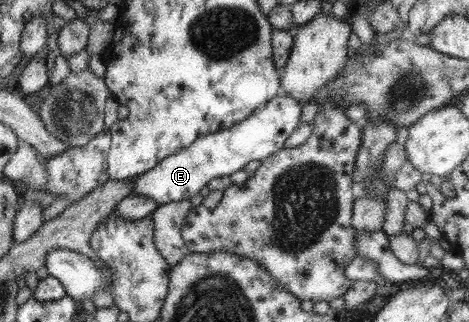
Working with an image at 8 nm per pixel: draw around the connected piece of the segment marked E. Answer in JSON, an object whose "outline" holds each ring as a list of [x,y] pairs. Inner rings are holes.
{"outline":[[[290,96],[273,97],[241,123],[201,136],[188,148],[162,159],[147,173],[134,177],[130,191],[134,195],[151,197],[158,205],[189,200],[198,193],[204,193],[210,180],[231,176],[251,161],[262,162],[283,149],[286,140],[301,123],[302,108],[298,100]]]}

